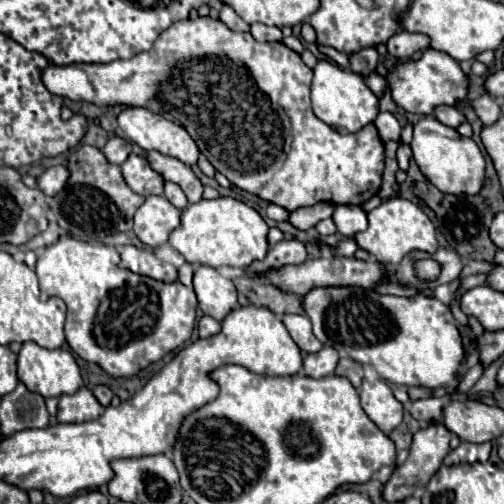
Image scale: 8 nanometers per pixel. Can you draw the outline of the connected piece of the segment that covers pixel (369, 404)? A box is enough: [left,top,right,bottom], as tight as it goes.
[360,379,402,433]

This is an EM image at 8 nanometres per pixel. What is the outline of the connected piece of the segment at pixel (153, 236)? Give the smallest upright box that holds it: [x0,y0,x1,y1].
[134,197,180,247]

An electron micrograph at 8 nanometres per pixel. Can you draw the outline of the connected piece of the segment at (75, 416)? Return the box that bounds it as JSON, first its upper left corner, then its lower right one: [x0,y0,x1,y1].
[58,387,104,423]

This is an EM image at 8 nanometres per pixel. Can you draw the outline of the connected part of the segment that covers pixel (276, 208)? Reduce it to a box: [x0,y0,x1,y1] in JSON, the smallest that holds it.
[266,203,290,221]

